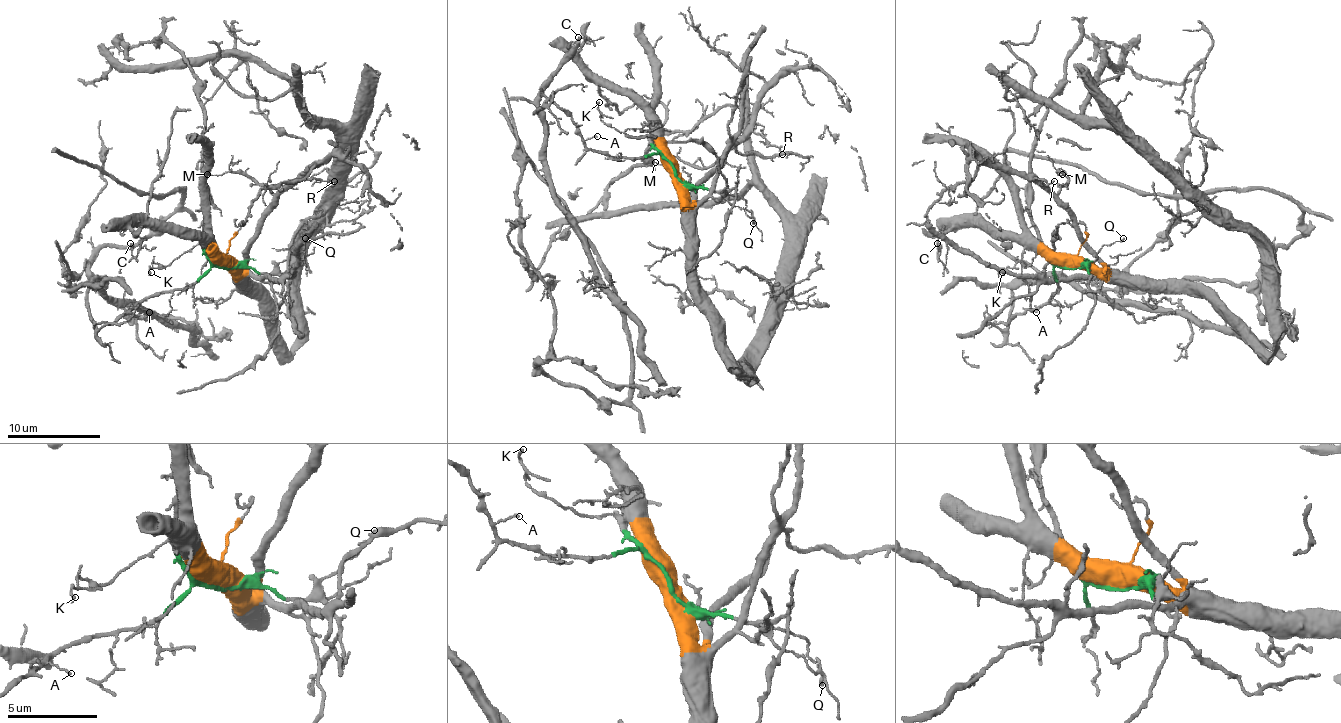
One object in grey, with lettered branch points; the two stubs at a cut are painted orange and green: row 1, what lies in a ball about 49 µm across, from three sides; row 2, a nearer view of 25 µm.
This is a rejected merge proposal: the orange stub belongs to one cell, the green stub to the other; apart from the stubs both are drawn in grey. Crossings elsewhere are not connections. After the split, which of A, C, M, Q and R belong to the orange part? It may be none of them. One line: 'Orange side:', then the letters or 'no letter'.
Orange side: C, M, R

